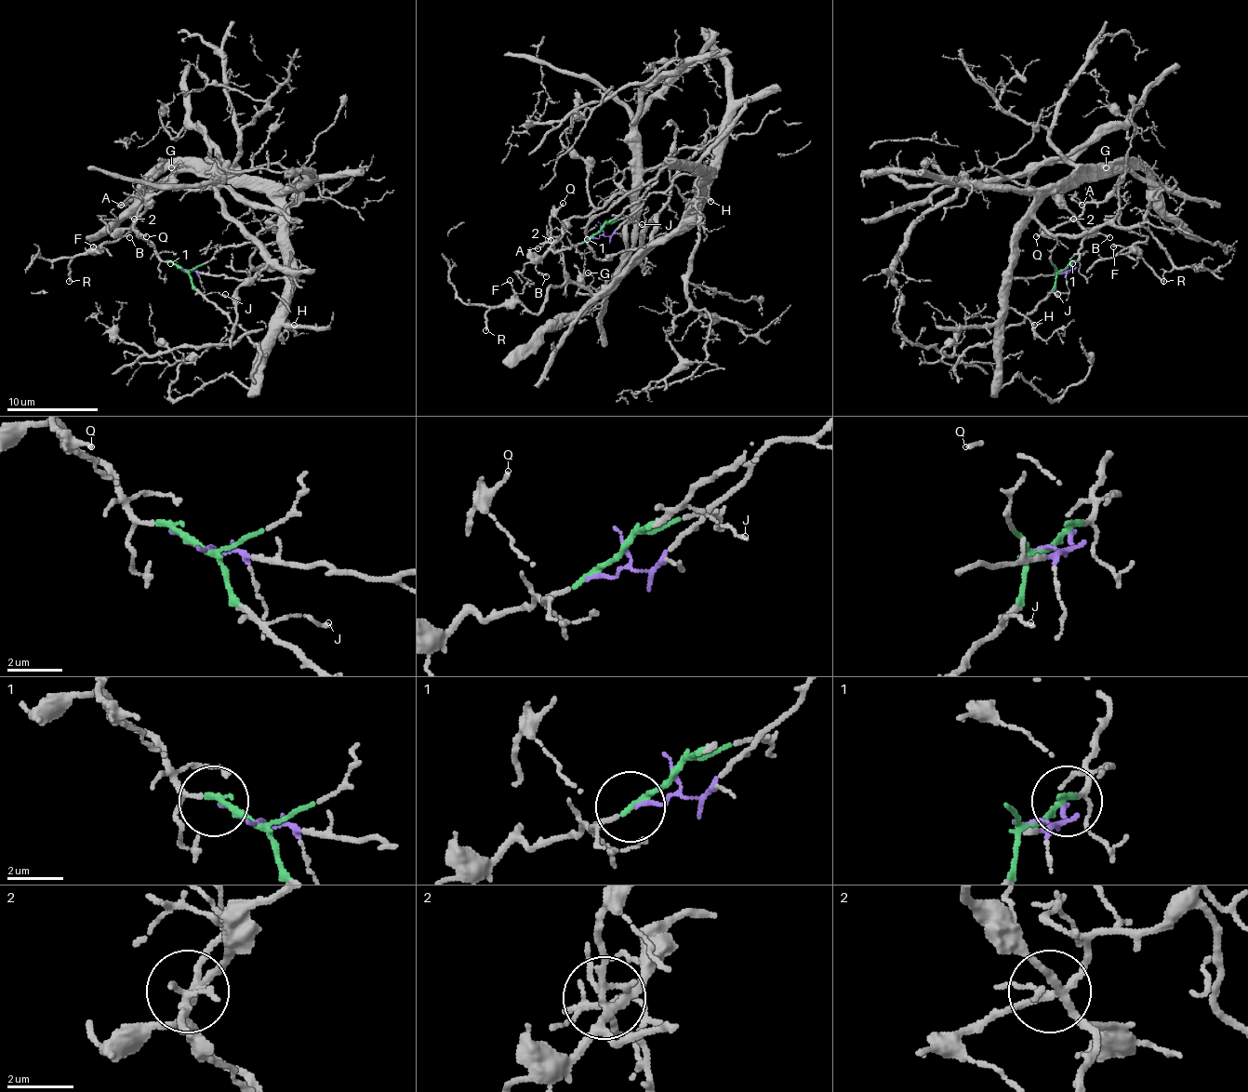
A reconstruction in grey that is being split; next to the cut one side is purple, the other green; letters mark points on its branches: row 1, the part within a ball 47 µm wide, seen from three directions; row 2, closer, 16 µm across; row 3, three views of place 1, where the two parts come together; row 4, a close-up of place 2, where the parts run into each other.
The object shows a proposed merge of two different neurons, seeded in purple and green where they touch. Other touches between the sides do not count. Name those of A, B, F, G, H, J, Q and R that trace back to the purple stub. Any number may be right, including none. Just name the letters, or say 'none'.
A, F, G, H, Q, R

